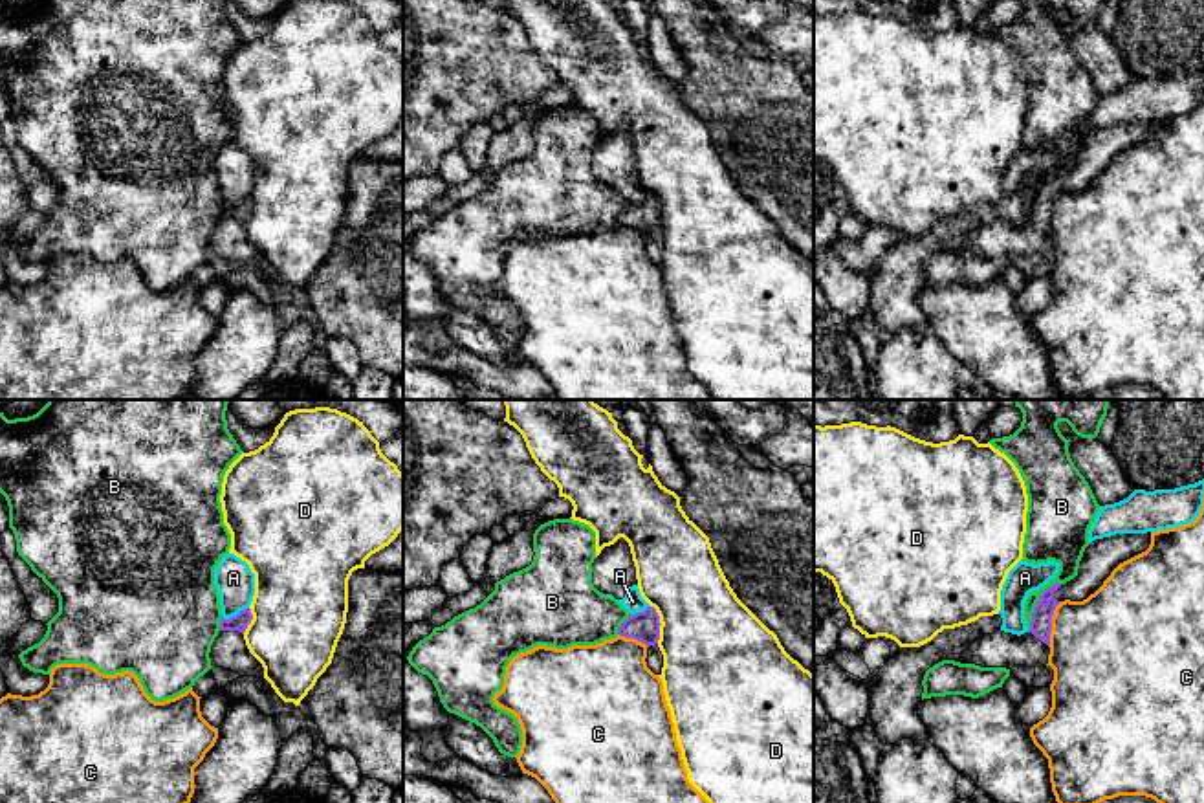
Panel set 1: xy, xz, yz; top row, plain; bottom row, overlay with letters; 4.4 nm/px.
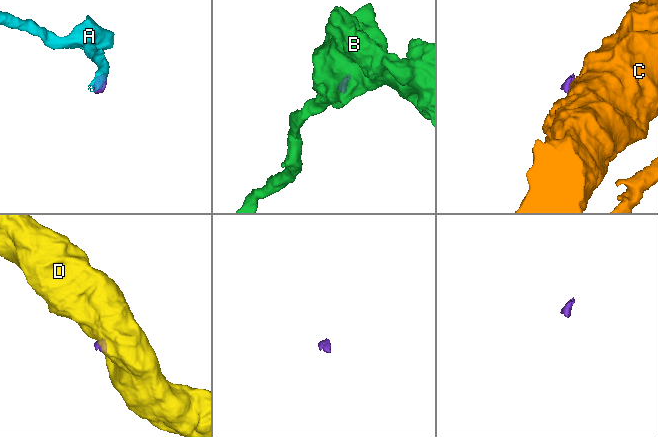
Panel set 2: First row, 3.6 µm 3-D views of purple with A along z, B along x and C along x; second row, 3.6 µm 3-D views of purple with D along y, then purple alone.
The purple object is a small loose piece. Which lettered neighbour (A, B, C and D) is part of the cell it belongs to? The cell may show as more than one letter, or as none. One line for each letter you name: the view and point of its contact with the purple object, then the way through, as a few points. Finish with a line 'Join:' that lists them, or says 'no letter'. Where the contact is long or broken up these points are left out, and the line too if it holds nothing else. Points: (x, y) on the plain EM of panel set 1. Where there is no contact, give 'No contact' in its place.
Join: no letter

